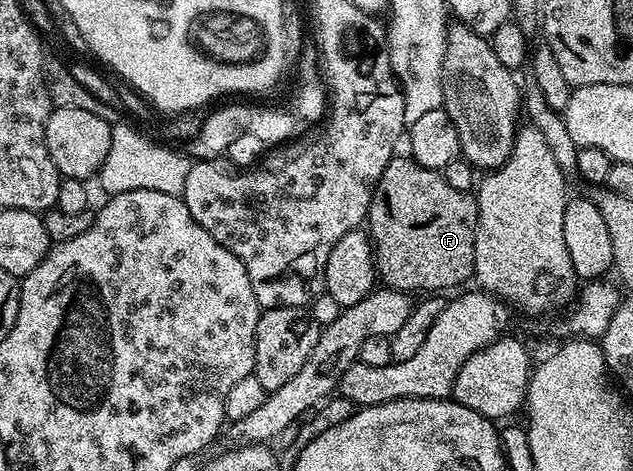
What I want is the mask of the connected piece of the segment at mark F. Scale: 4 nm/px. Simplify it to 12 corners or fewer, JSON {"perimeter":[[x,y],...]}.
{"perimeter":[[409,156],[374,189],[381,285],[474,278],[478,200]]}

